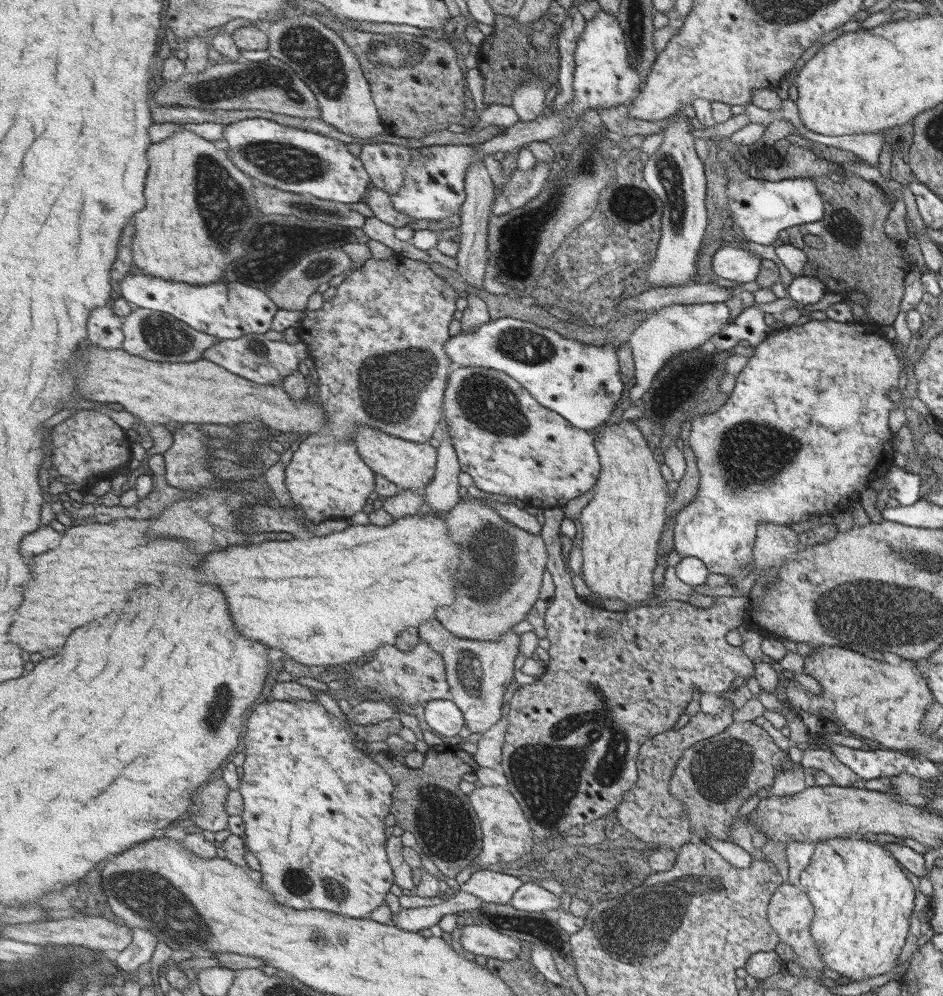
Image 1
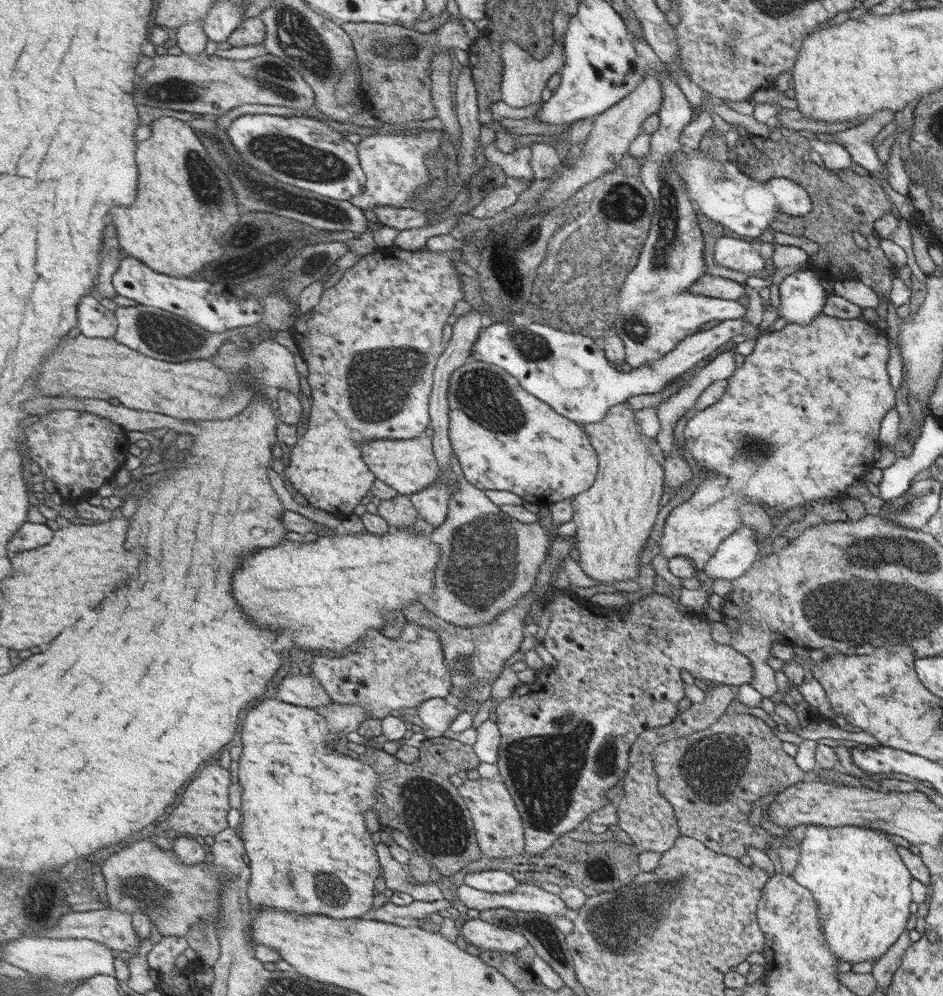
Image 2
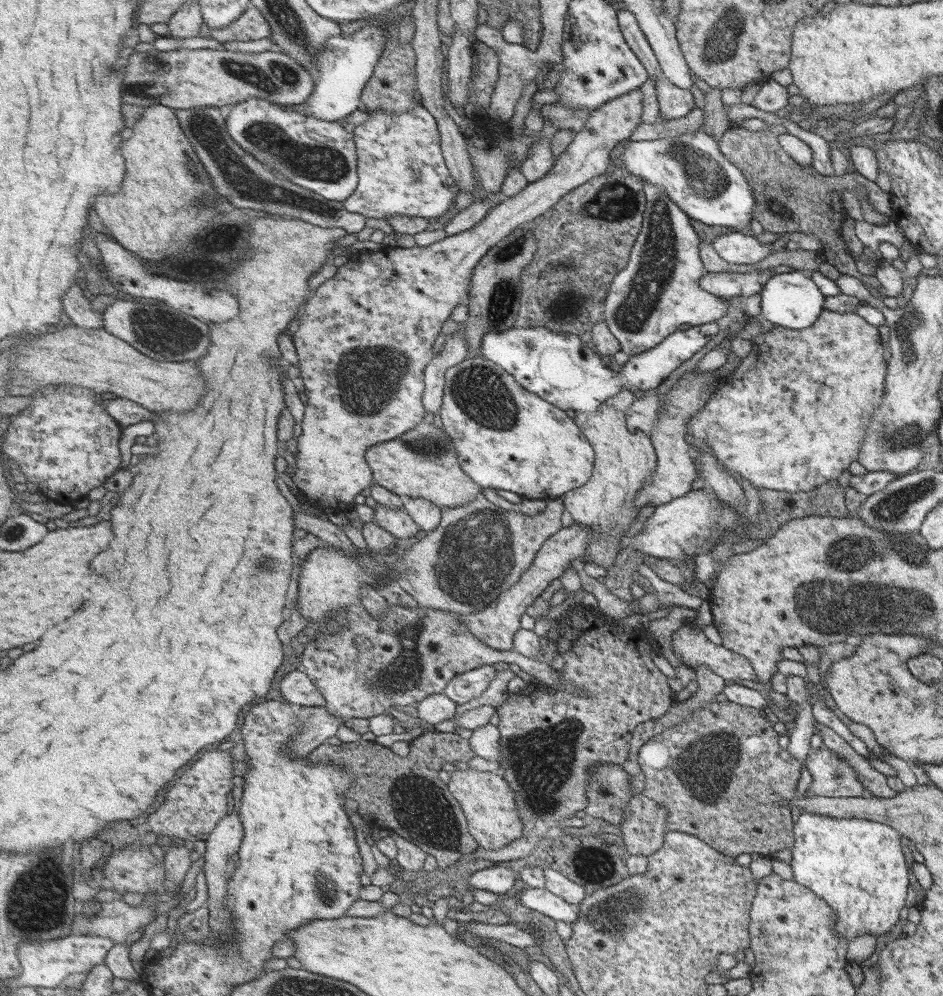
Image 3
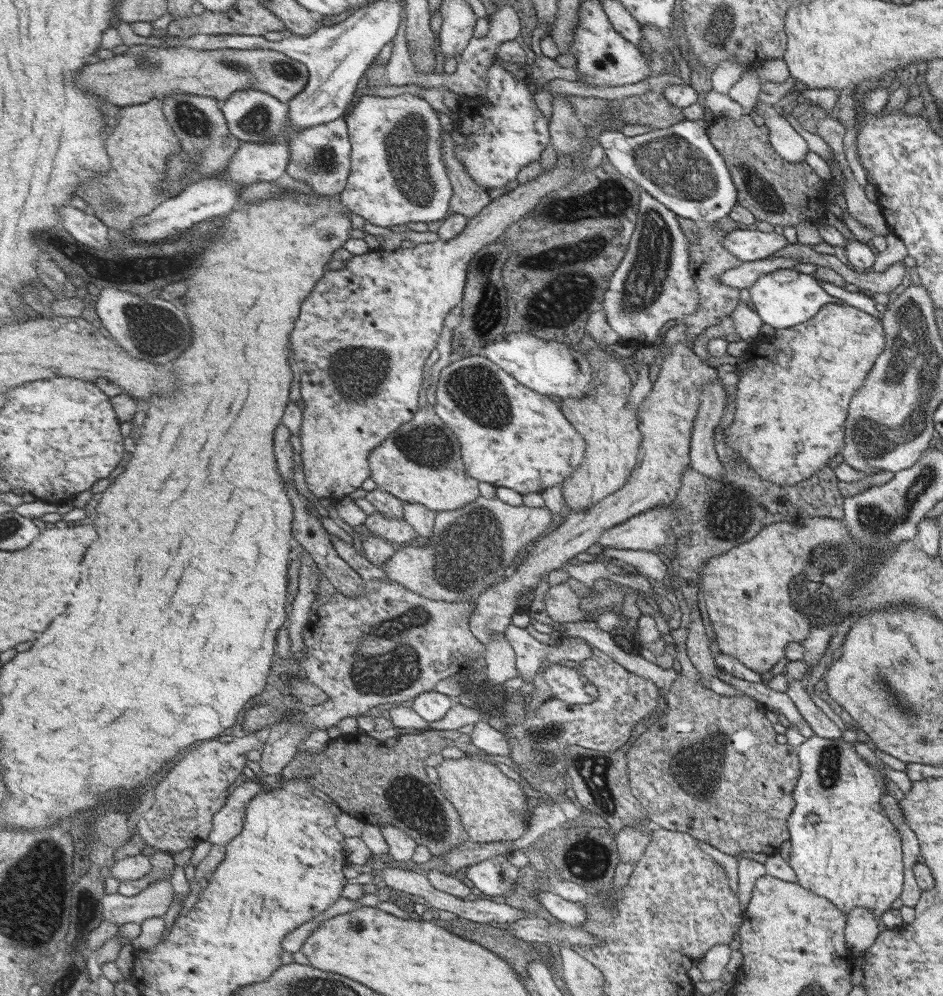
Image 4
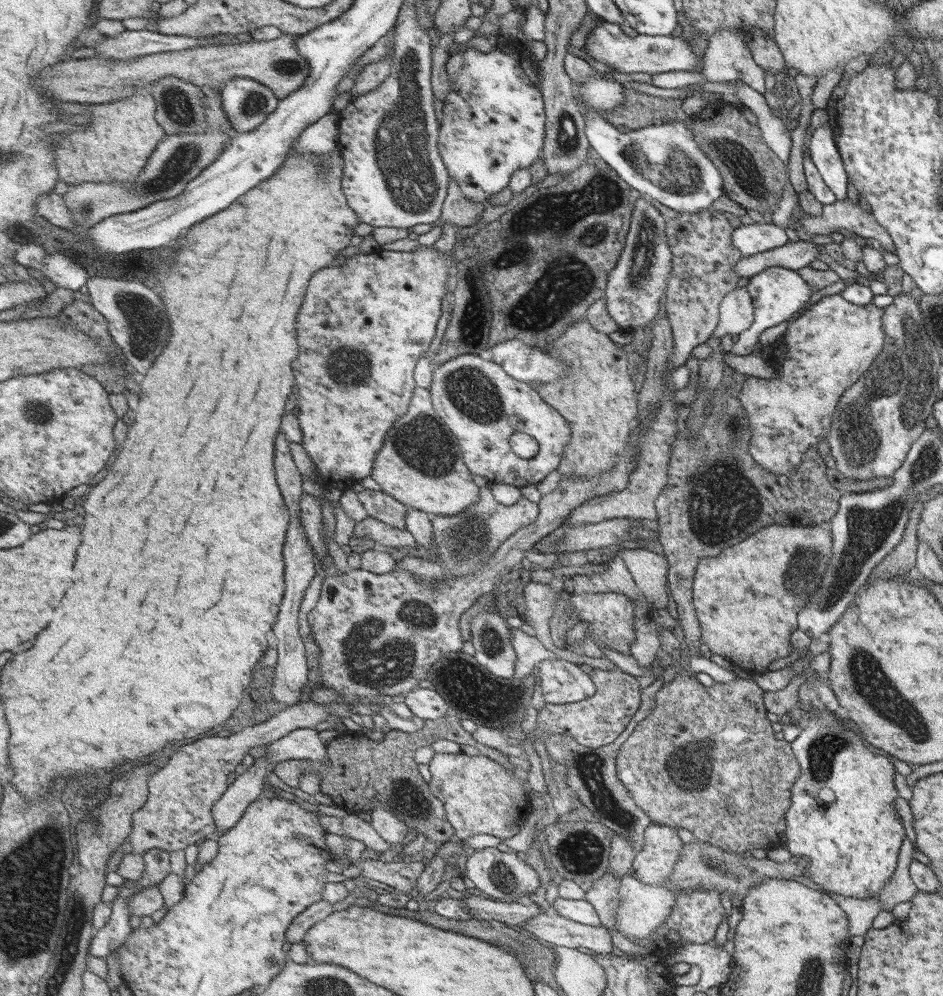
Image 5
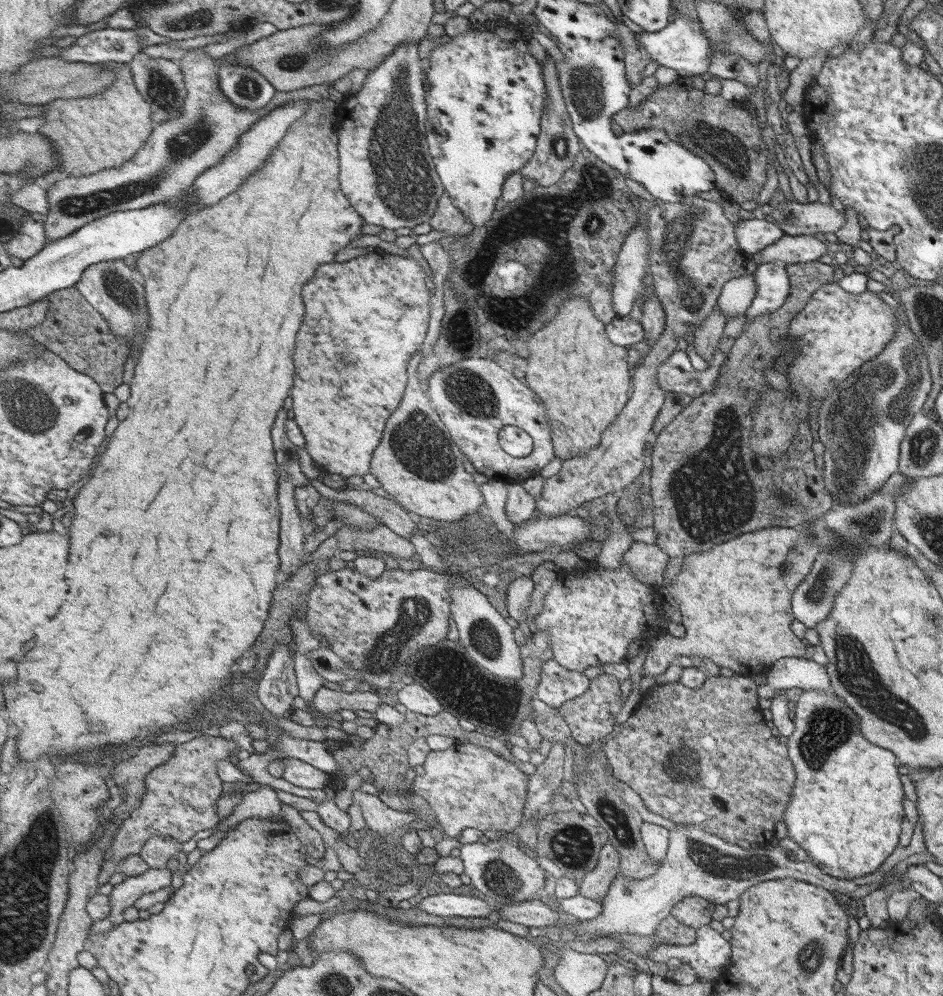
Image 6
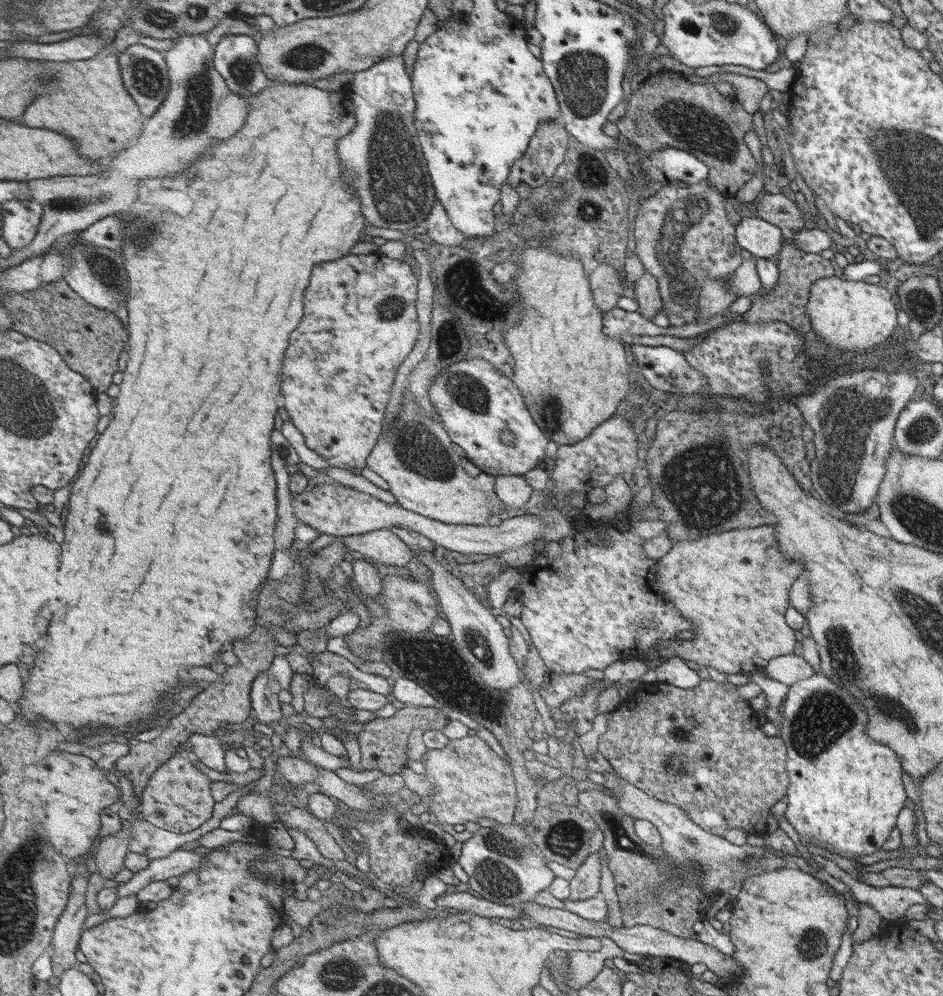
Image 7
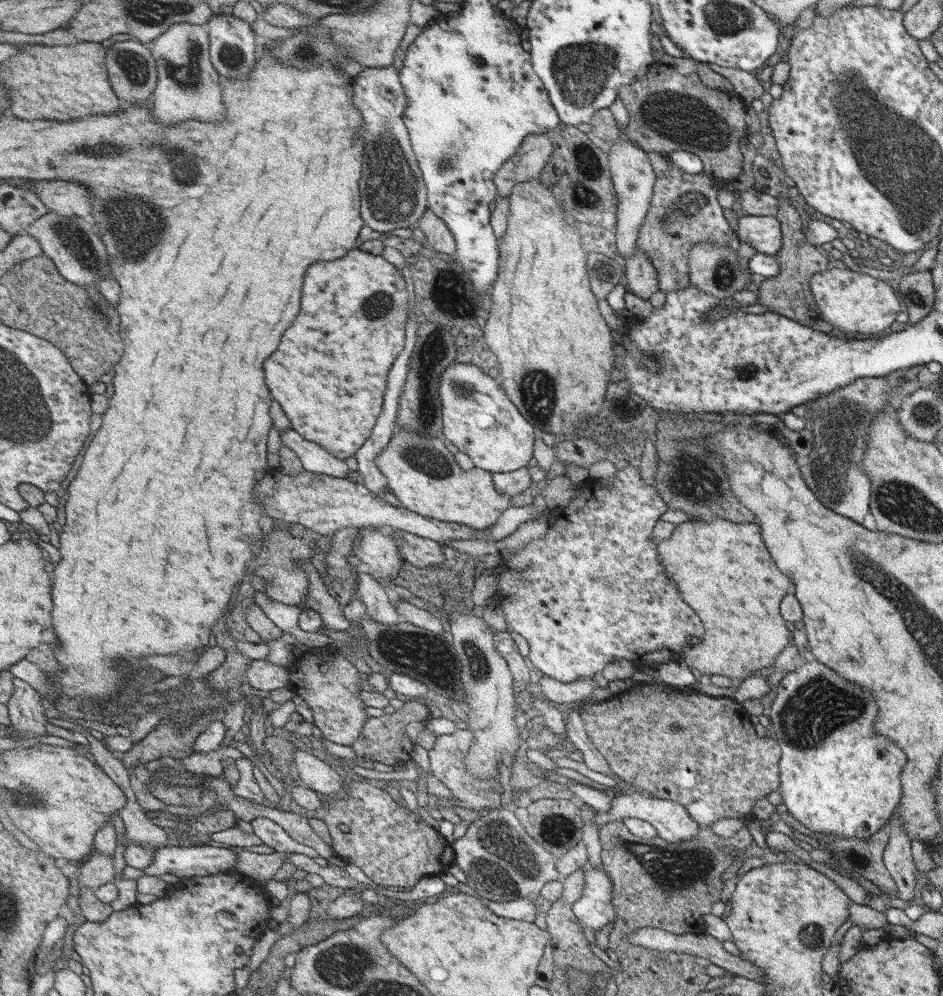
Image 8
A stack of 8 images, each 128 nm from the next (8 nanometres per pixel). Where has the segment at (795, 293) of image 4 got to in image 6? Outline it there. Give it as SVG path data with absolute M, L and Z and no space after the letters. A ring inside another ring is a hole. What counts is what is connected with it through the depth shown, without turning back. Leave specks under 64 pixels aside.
M773 263L758 264L752 273L757 290L744 312L746 323L761 314L777 310L789 294L789 280L783 266Z

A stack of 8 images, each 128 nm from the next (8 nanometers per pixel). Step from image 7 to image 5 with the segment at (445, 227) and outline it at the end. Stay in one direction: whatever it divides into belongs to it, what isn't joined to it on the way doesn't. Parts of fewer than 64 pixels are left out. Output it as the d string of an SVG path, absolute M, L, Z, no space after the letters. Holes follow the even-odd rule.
M450 180L447 185L445 203L442 205L437 225L454 224L458 227L473 226L480 218L484 206L463 198L463 193L457 183Z

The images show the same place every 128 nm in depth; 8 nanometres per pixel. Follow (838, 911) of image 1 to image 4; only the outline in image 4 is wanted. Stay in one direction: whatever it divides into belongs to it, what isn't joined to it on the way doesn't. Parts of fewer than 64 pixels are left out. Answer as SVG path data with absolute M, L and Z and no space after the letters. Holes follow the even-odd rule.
M813 735L808 739L793 739L802 762L802 775L794 788L795 808L787 819L787 828L790 828L788 864L795 873L796 883L822 896L843 912L861 907L879 918L901 894L903 886L899 833L878 803L887 793L886 779L879 771L867 766L853 752L851 744L841 737L819 738Z

